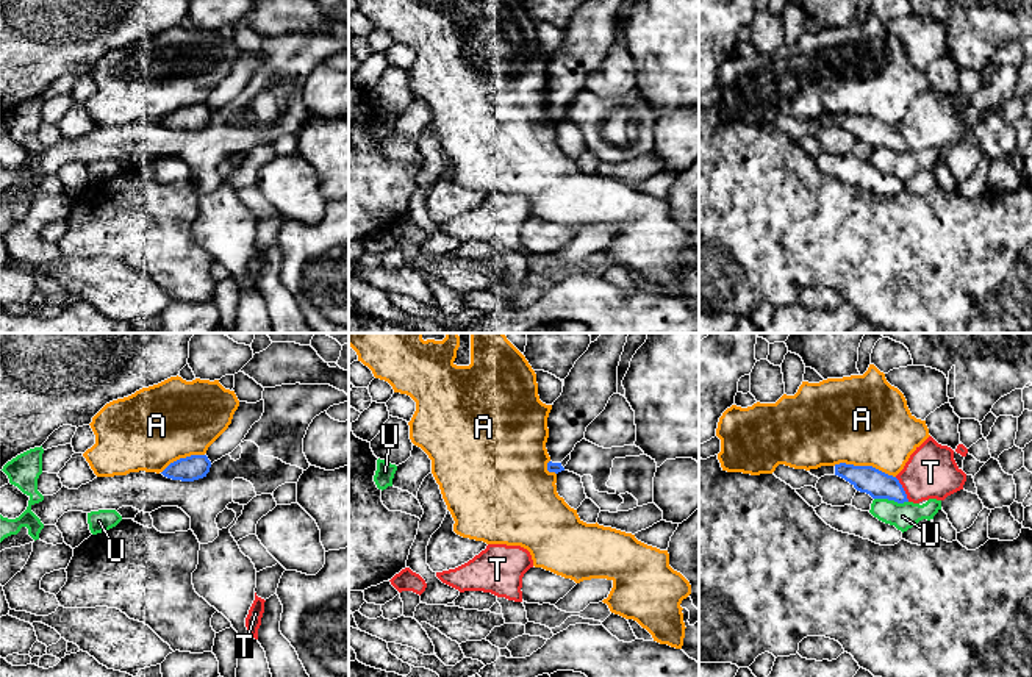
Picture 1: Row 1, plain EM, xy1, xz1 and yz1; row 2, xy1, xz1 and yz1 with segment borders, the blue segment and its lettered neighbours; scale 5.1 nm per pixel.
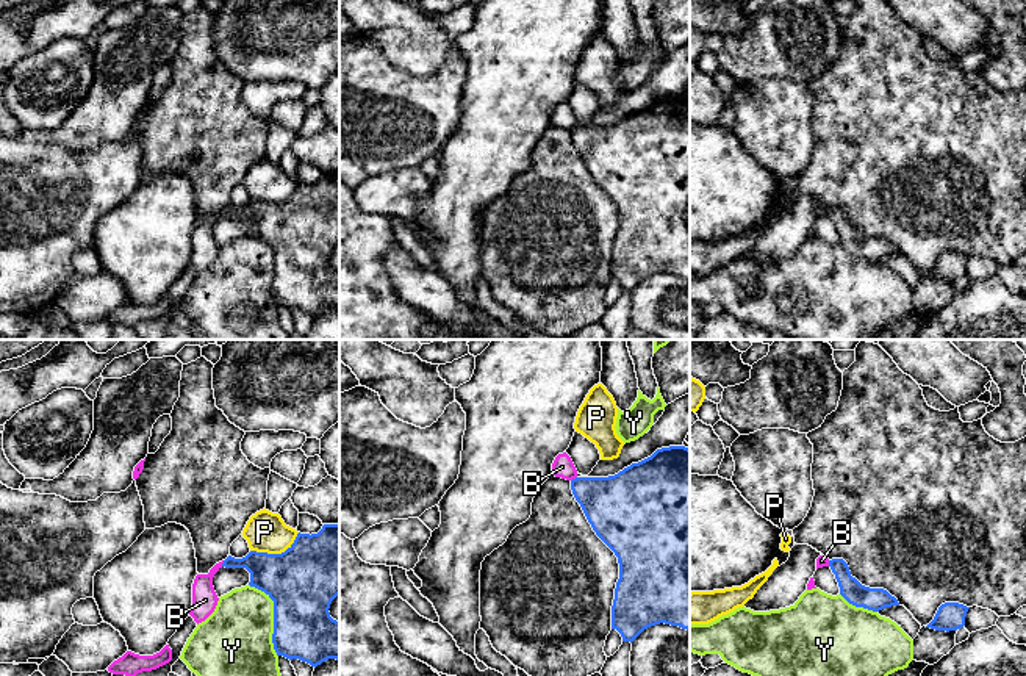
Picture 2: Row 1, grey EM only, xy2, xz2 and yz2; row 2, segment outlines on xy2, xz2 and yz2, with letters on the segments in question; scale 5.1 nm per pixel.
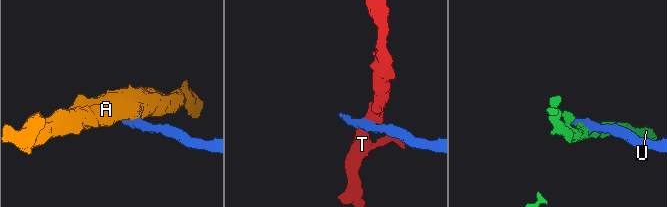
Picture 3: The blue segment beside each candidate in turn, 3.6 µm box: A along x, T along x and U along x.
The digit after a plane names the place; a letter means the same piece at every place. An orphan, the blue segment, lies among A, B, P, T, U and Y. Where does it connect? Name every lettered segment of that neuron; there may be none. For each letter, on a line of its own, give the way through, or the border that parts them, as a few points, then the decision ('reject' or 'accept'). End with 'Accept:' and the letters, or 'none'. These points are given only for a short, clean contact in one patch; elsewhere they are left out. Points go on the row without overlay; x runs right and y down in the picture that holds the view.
A: reject
B: border along xy2 (224, 210), (221, 215); reject
P: reject
T: reject
U: reject
Y: reject
Accept: none

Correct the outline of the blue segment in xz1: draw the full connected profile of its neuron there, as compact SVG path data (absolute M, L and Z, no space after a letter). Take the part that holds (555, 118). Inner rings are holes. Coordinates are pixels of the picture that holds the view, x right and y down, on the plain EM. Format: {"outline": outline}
{"outline": "M586 0L564 28L561 45L547 67L549 122L561 122L561 111L585 89L586 77L618 42L618 16L624 0Z"}

